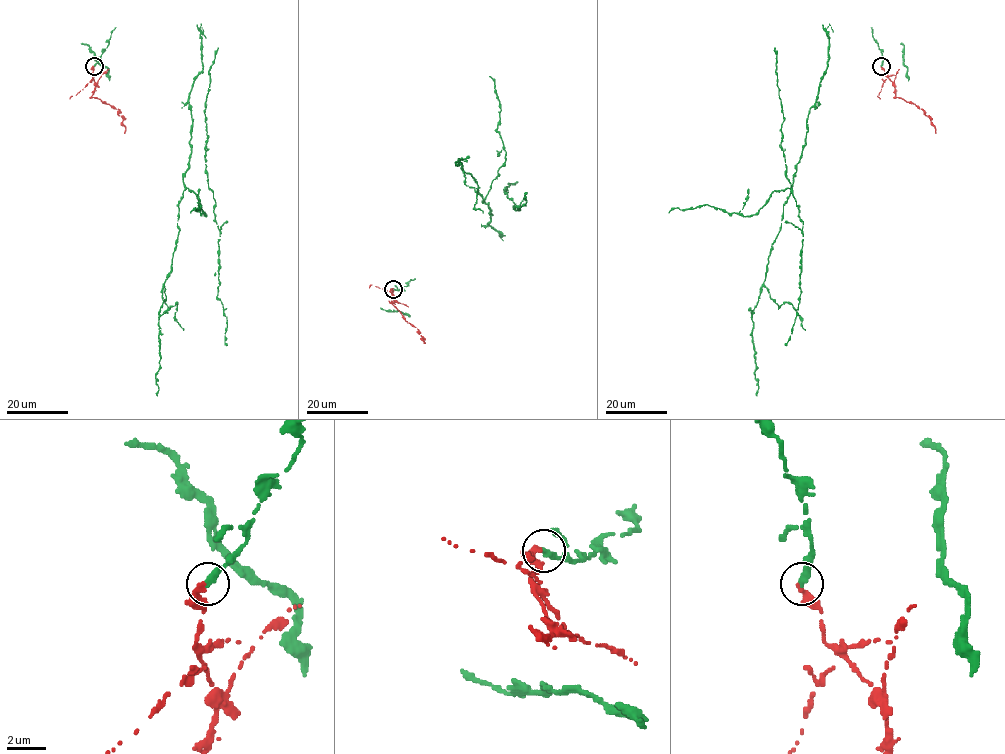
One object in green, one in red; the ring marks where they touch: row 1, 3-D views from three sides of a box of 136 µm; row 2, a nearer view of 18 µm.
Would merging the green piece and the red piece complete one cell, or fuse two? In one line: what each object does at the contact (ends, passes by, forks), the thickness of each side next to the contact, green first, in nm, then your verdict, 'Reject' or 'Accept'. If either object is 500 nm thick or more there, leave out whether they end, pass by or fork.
At the ring green ends. At the ring red ends. Thickness 380 nm (green) against 360 nm. Reject

